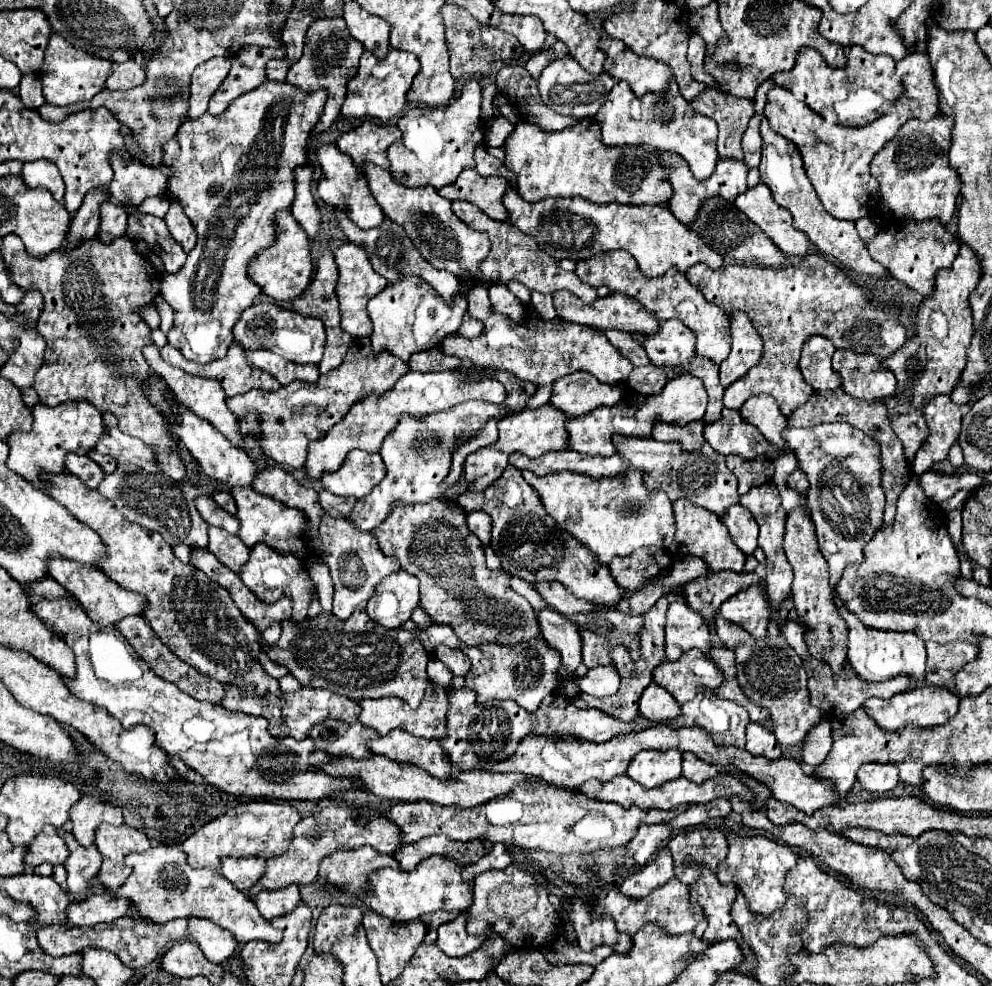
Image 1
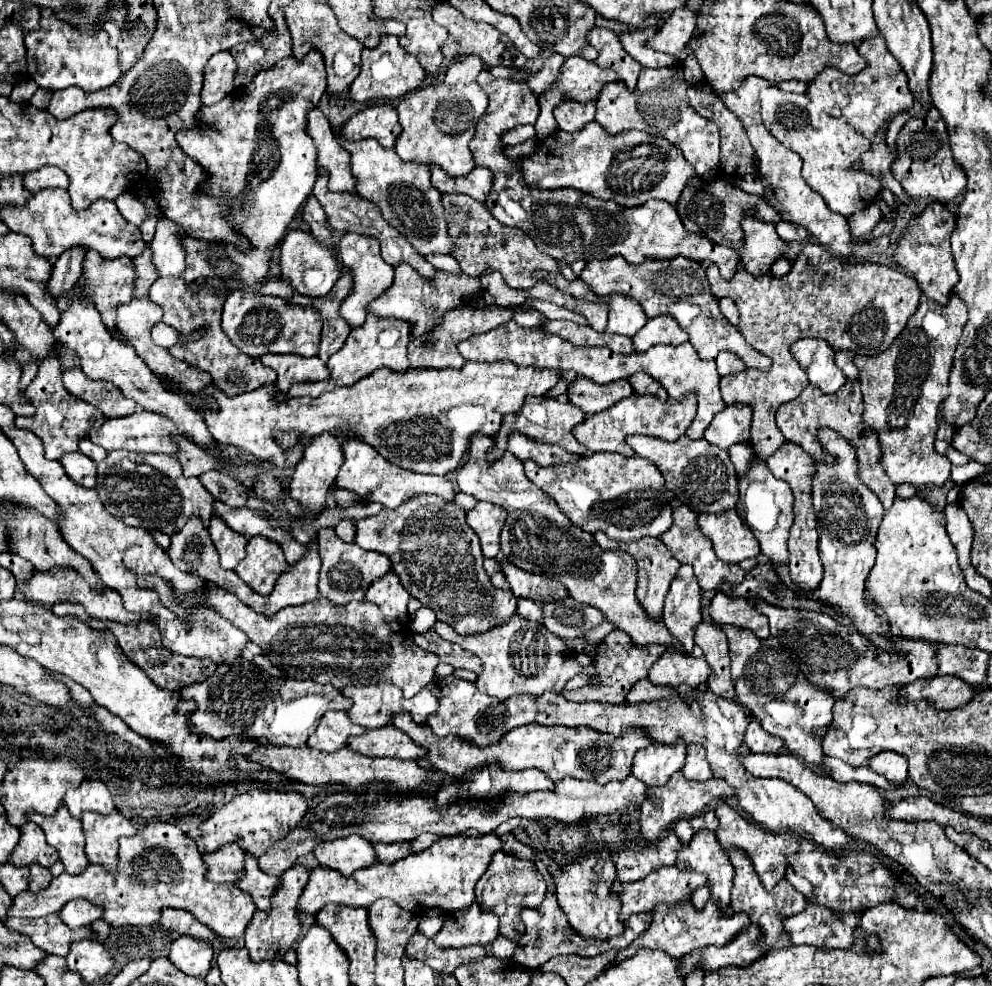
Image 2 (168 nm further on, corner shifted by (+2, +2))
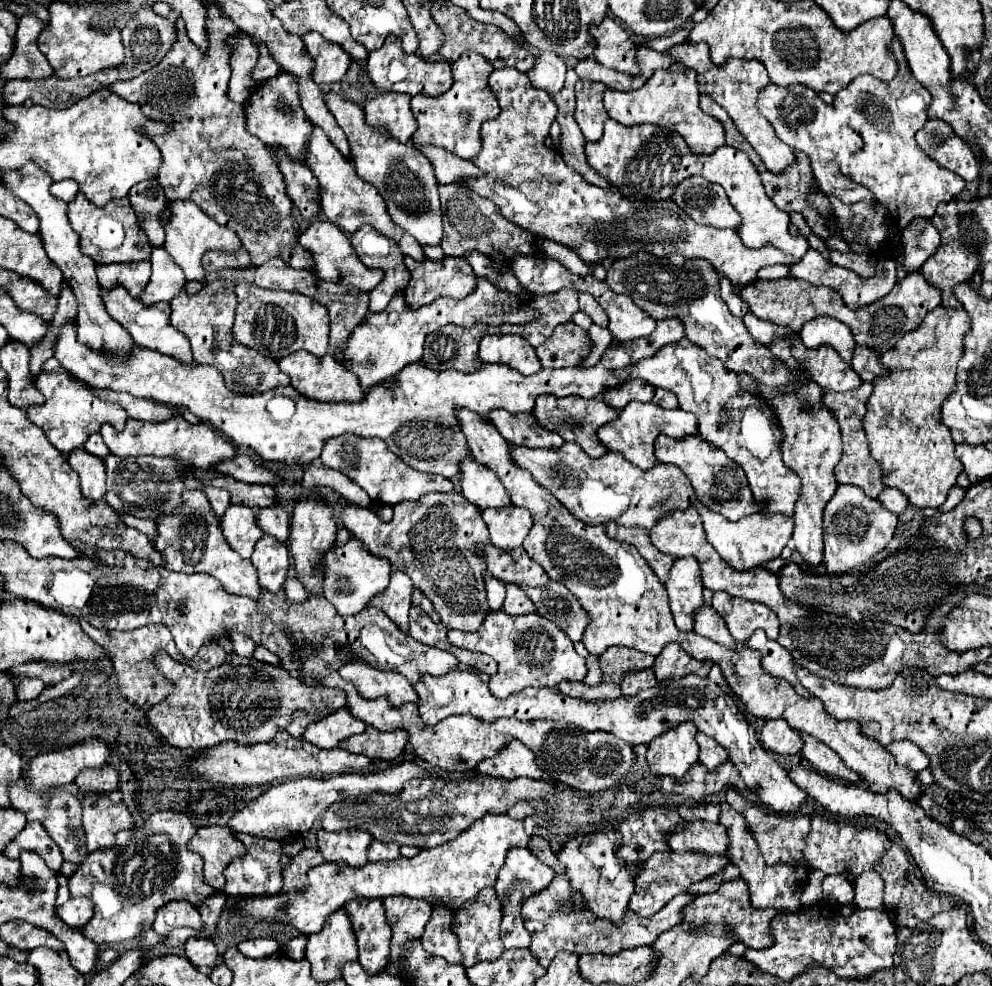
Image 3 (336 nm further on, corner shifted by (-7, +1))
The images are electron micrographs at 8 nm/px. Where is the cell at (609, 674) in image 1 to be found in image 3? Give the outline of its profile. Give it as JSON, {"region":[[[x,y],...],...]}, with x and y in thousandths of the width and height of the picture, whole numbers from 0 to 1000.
{"region":[[[507,619],[493,621],[481,641],[453,639],[453,651],[463,657],[479,657],[501,669],[503,682],[493,690],[493,698],[501,708],[511,708],[533,696],[559,698],[566,690],[588,690],[592,684],[590,667],[580,661],[574,645],[543,623],[513,625]]]}

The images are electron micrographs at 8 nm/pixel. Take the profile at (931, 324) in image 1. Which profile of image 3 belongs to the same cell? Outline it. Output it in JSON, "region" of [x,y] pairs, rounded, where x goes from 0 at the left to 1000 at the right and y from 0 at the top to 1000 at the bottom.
{"region":[[[945,312],[941,320],[932,325],[920,337],[914,337],[900,355],[894,355],[888,361],[888,367],[896,373],[896,379],[880,387],[880,400],[874,406],[874,420],[870,424],[870,436],[876,446],[878,462],[884,467],[892,493],[904,495],[912,501],[914,509],[924,515],[945,515],[953,509],[955,499],[963,491],[965,483],[971,479],[969,467],[963,462],[963,448],[957,440],[957,434],[949,428],[949,408],[961,398],[963,391],[963,373],[971,359],[971,341],[977,335],[977,320],[973,314]]]}

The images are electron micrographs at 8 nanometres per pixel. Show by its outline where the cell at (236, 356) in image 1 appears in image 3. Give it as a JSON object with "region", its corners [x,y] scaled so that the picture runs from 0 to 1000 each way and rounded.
{"region":[[[215,284],[201,298],[191,300],[184,294],[172,304],[172,329],[184,337],[195,355],[195,365],[199,369],[217,371],[231,396],[241,400],[261,400],[277,391],[291,391],[291,383],[281,375],[279,367],[259,355],[243,351],[233,341],[233,329],[237,323],[239,300],[235,298],[235,288],[231,284]]]}

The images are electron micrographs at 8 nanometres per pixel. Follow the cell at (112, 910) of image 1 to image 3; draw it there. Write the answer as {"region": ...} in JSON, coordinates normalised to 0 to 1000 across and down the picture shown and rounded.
{"region":[[[70,911],[64,919],[57,921],[57,927],[68,939],[82,941],[94,929],[94,917],[90,911]]]}

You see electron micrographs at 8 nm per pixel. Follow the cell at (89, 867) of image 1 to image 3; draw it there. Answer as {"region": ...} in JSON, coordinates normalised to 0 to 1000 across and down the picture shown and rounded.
{"region":[[[21,787],[17,793],[13,793],[9,799],[9,809],[11,809],[11,819],[21,822],[27,832],[37,832],[45,838],[47,846],[55,852],[55,856],[61,860],[64,870],[68,874],[84,874],[88,868],[86,862],[86,844],[82,842],[82,811],[72,805],[68,799],[49,799],[45,803],[33,803],[27,797],[25,787]]]}

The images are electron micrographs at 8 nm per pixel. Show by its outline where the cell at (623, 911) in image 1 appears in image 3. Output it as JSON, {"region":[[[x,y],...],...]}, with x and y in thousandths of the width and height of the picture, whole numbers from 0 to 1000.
{"region":[[[670,862],[670,864],[662,864],[658,866],[648,882],[640,888],[640,905],[636,909],[634,915],[634,923],[646,927],[648,931],[656,931],[658,927],[662,927],[676,911],[680,911],[682,907],[693,905],[693,901],[705,892],[711,892],[715,888],[719,888],[721,884],[729,882],[733,878],[735,870],[731,868],[713,868],[713,866],[701,866],[701,864],[678,864],[678,862]]]}

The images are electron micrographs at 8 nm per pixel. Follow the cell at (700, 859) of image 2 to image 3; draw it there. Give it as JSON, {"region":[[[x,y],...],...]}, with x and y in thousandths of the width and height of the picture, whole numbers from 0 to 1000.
{"region":[[[701,832],[701,834],[686,834],[682,844],[672,850],[676,862],[691,864],[707,864],[707,866],[731,866],[733,864],[733,846],[731,838],[725,834]]]}

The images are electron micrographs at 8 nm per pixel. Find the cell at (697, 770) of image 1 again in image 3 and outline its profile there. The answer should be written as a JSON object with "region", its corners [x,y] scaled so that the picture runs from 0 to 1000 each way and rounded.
{"region":[[[705,742],[703,744],[703,755],[707,757],[705,773],[711,775],[715,781],[721,781],[725,775],[729,775],[733,771],[733,763],[719,748],[715,748],[715,746],[711,746],[711,744]]]}

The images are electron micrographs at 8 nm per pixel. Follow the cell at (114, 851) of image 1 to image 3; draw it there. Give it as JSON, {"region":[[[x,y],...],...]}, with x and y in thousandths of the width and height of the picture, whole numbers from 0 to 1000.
{"region":[[[106,805],[84,809],[84,842],[90,864],[114,858],[116,846],[128,840],[134,840],[134,830],[124,813],[116,813]]]}

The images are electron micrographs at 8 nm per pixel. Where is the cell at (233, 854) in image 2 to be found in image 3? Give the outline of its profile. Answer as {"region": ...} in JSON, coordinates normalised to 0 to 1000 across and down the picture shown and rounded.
{"region":[[[205,838],[197,844],[197,848],[191,852],[191,862],[193,864],[199,864],[203,866],[205,874],[207,874],[207,897],[211,897],[213,901],[217,903],[225,903],[225,882],[227,878],[237,870],[237,866],[245,866],[247,864],[247,858],[233,846],[231,838]]]}

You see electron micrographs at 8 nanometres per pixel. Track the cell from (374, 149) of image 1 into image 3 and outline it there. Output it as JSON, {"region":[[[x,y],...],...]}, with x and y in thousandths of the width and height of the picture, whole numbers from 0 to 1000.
{"region":[[[402,93],[380,95],[378,99],[368,103],[370,124],[380,130],[388,128],[390,134],[402,144],[412,144],[412,140],[420,132],[412,101],[414,101],[412,95]]]}

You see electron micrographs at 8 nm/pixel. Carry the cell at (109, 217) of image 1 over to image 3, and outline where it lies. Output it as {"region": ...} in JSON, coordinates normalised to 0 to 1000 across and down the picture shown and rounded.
{"region":[[[80,195],[74,205],[70,205],[70,225],[82,241],[82,256],[92,260],[98,268],[130,268],[152,262],[152,249],[146,235],[138,229],[138,221],[128,201],[114,203],[104,211],[86,203]]]}

